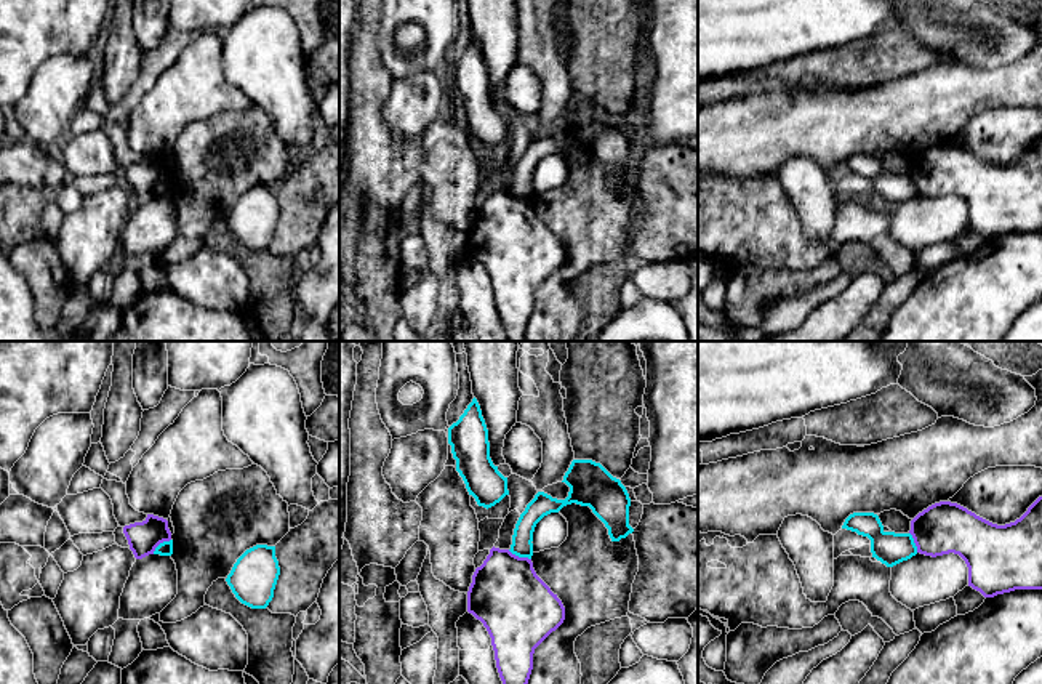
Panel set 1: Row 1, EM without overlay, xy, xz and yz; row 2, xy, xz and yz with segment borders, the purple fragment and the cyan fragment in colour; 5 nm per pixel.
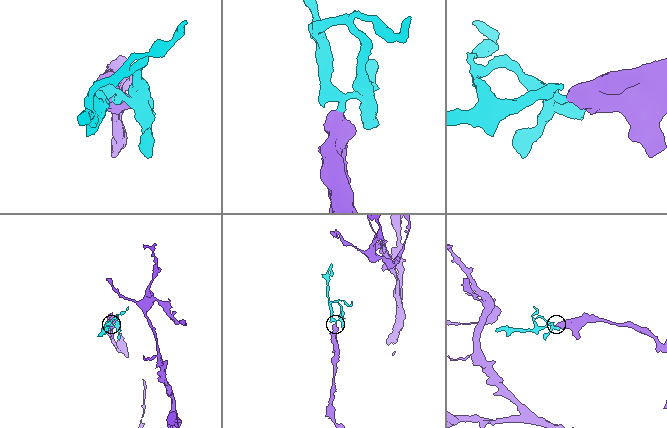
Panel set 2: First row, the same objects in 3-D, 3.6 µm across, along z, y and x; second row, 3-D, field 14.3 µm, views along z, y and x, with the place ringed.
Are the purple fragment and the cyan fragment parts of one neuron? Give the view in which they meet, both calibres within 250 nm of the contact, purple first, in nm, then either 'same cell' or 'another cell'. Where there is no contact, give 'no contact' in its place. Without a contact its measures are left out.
meets purple in xz; 380 nm thick on the purple side, 110 nm on the other; another cell

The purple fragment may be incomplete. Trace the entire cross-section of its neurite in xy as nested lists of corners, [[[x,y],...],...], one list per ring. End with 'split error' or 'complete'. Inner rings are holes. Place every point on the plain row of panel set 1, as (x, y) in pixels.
[[[147,155],[142,163],[125,167],[123,175],[136,200],[154,195],[160,184],[171,181],[168,162],[154,155]]]; complete

